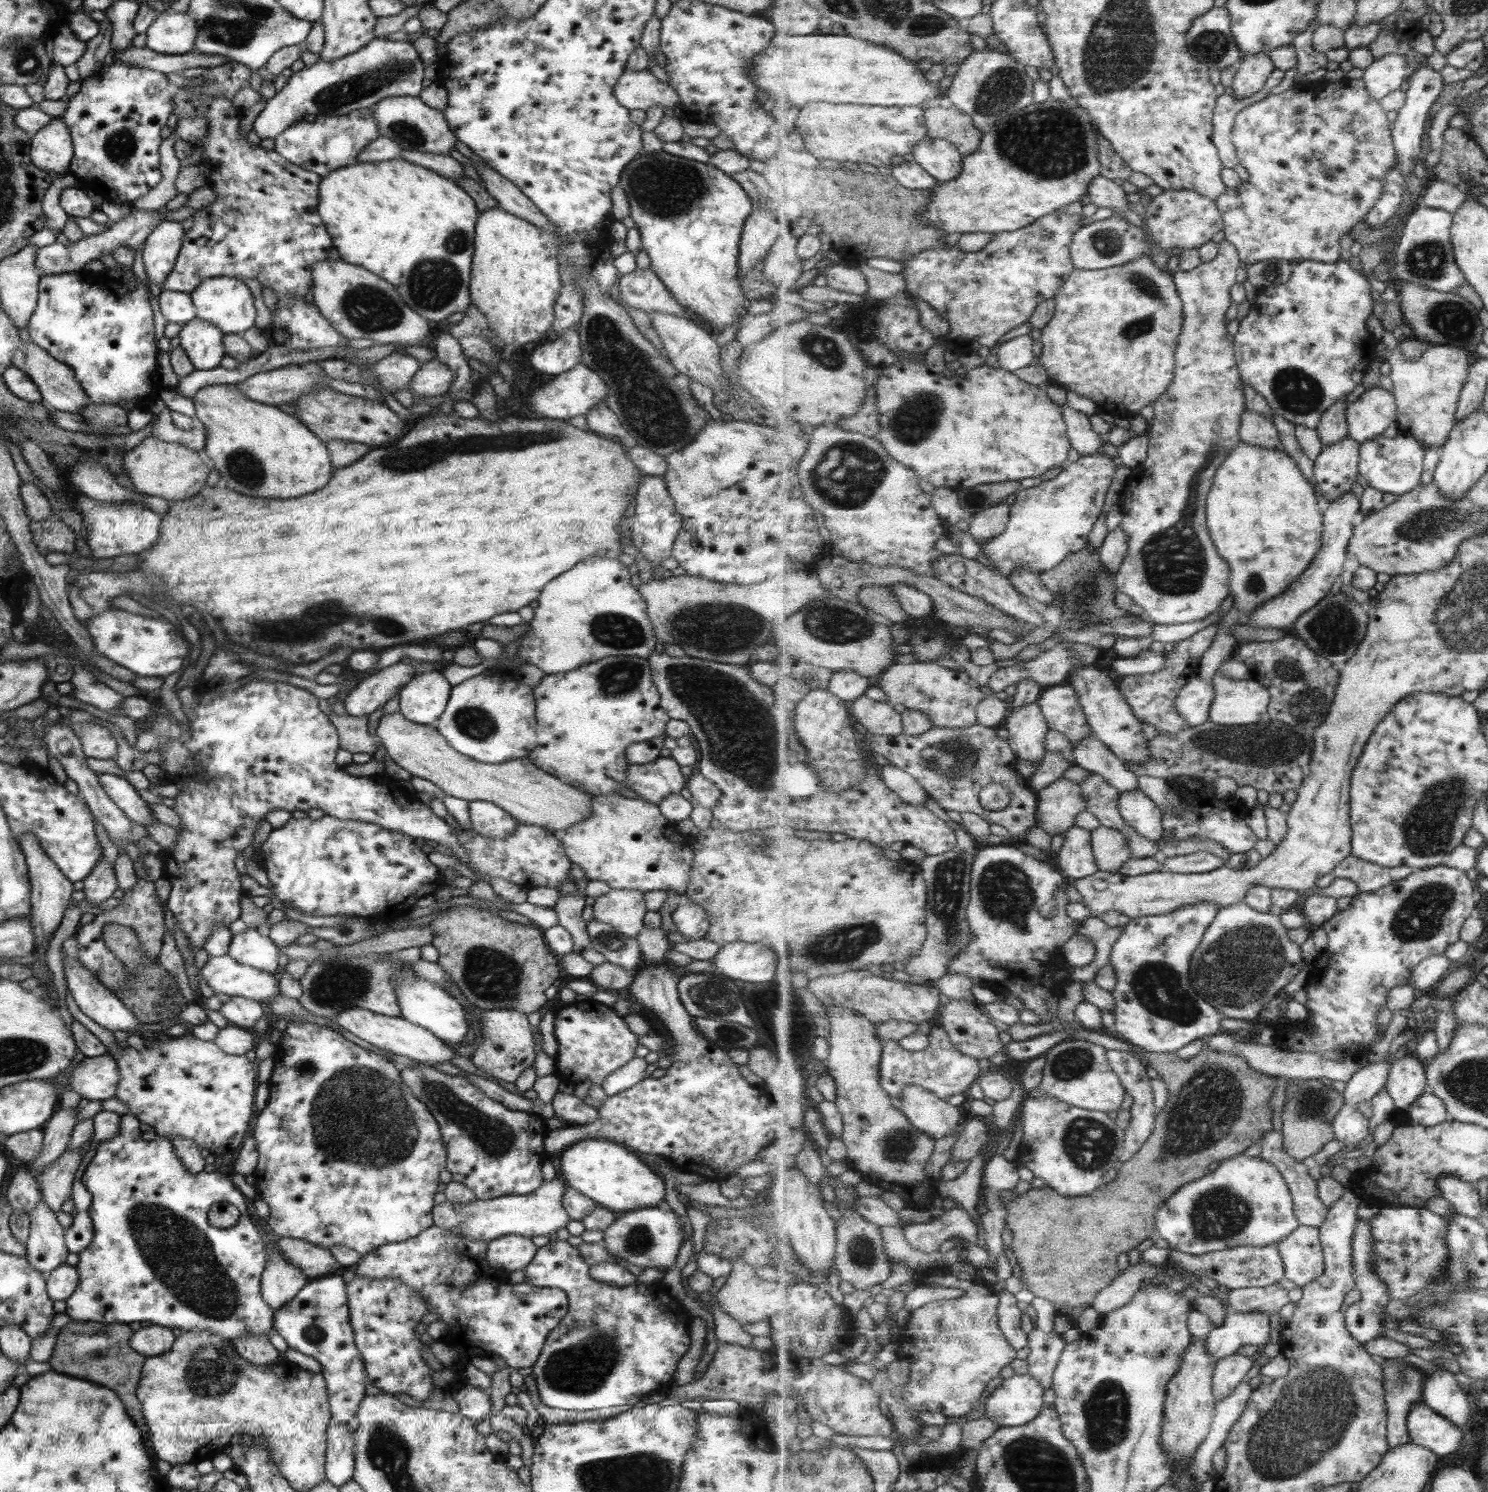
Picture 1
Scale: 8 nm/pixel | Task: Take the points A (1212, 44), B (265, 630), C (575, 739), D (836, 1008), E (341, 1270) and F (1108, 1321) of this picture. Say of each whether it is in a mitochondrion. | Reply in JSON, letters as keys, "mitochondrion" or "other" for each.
{"A":"mitochondrion","B":"mitochondrion","C":"other","D":"other","E":"other","F":"other"}

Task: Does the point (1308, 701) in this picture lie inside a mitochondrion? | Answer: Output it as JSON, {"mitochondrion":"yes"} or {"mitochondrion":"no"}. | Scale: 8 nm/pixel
{"mitochondrion":"yes"}

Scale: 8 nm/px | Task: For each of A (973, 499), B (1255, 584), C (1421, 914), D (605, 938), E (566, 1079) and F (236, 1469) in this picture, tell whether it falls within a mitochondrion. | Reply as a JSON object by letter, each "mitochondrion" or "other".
{"A":"mitochondrion","B":"mitochondrion","C":"mitochondrion","D":"mitochondrion","E":"other","F":"other"}

